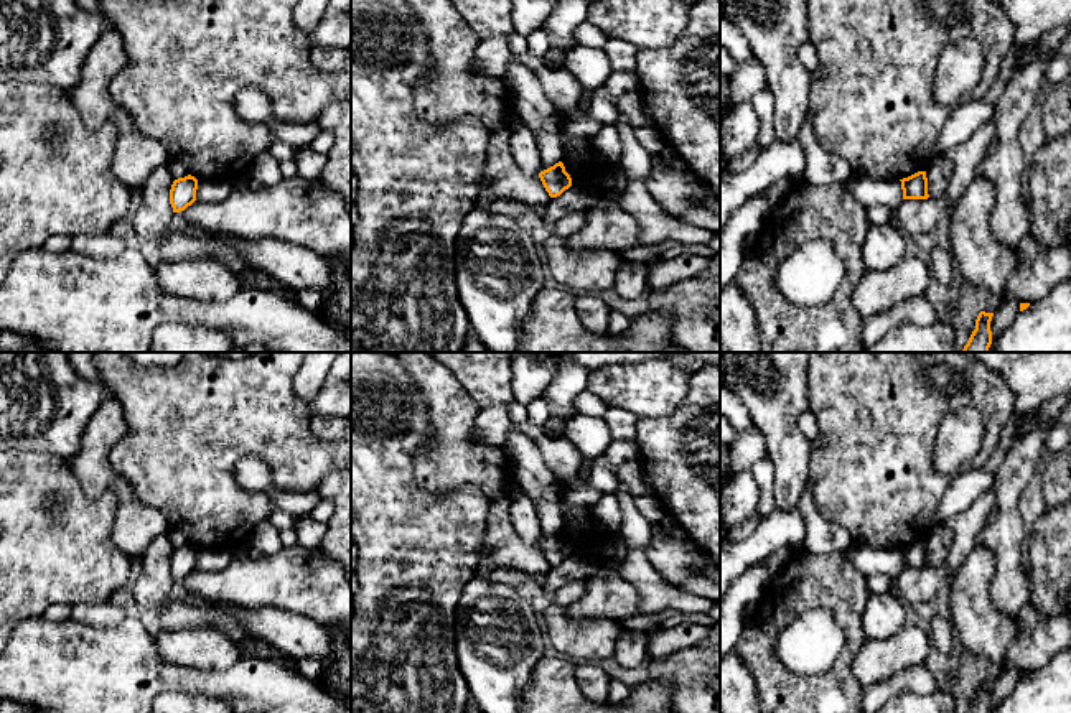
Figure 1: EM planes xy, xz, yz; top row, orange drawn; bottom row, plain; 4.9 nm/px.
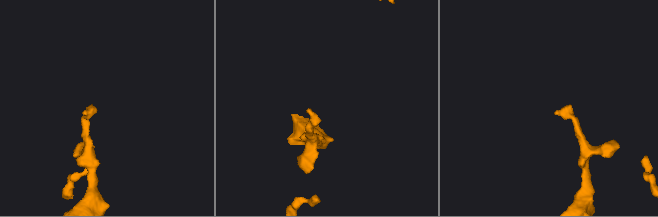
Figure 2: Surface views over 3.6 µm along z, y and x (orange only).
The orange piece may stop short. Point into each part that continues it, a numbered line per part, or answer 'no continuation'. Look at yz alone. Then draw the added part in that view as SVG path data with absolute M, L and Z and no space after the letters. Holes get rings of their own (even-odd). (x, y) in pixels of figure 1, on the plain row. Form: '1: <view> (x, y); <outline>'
no continuation

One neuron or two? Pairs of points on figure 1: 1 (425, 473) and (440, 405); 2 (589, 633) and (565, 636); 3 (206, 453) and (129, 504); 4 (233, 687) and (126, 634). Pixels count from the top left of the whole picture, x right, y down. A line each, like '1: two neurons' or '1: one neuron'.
1: one neuron
2: one neuron
3: two neurons
4: one neuron

